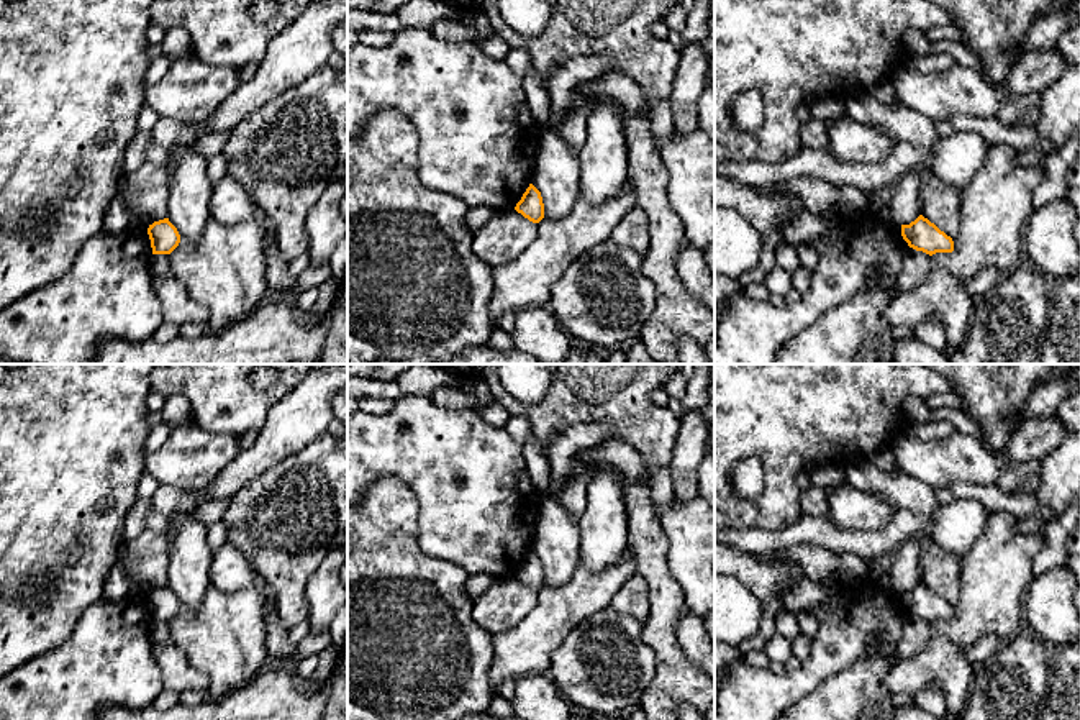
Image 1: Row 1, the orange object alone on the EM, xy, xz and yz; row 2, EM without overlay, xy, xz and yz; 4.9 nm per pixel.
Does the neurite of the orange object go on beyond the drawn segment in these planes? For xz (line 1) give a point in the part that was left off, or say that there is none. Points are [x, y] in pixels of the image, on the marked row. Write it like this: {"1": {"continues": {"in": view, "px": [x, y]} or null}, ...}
{"1": {"continues": null}}

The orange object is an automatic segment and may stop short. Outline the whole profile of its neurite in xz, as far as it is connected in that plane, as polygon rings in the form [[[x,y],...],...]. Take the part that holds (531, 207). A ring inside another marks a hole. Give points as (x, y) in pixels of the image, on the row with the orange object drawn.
[[[529,184],[515,210],[533,223],[539,223],[544,218],[544,203],[541,192]]]

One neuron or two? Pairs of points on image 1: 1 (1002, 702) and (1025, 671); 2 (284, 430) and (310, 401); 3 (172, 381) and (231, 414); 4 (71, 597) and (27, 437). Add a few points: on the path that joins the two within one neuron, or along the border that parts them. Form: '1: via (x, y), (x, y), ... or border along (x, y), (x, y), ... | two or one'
1: via (1007, 694), (1016, 679) | one
2: via (290, 423), (307, 407) | one
3: via (187, 381), (202, 381), (220, 399) | one
4: via (82, 558), (27, 501), (27, 476) | one

